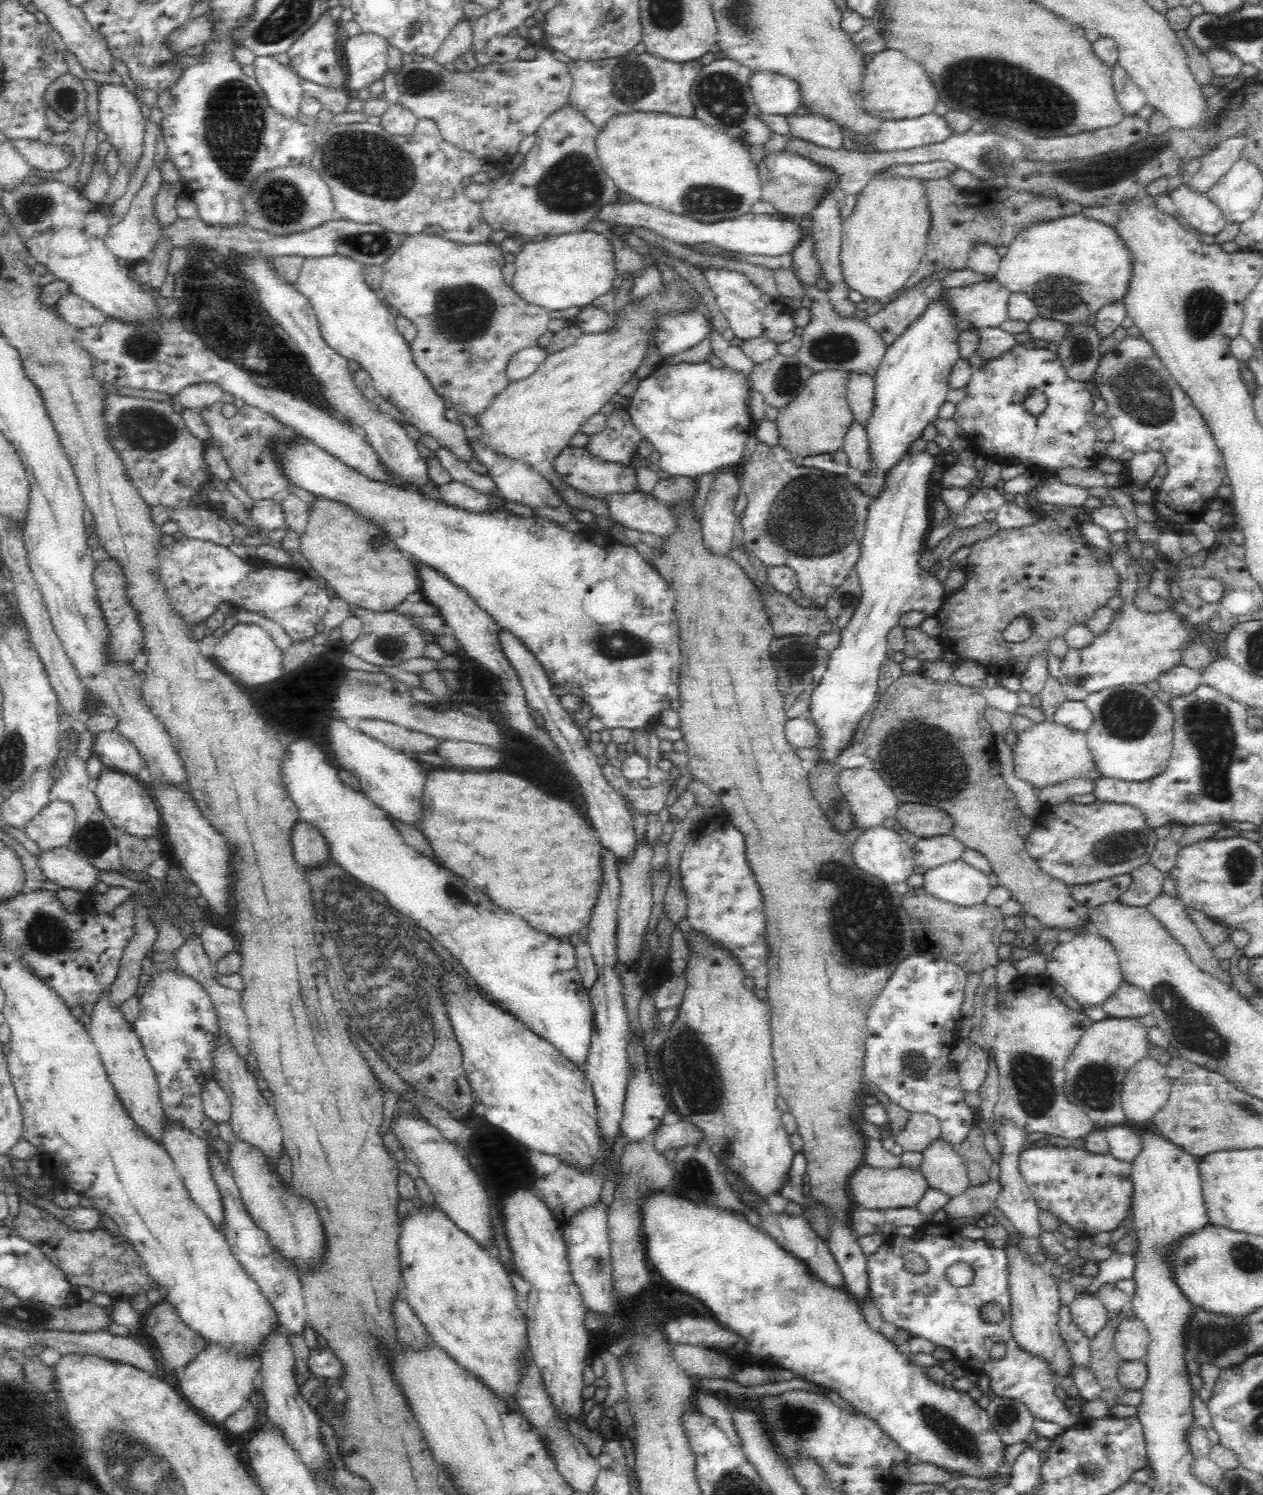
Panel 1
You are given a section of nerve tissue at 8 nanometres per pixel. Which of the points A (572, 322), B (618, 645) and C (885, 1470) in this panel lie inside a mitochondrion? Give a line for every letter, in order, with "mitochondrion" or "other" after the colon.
A: other
B: mitochondrion
C: other

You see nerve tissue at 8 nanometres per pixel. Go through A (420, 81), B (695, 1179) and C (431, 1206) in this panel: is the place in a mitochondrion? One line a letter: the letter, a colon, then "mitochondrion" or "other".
A: mitochondrion
B: mitochondrion
C: other

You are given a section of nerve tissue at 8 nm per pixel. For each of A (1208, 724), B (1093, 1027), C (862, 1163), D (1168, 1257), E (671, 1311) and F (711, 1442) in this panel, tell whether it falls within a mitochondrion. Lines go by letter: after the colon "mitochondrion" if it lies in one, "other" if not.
A: mitochondrion
B: other
C: other
D: other
E: other
F: other

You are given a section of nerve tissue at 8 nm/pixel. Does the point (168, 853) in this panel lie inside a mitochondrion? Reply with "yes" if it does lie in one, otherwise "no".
no

